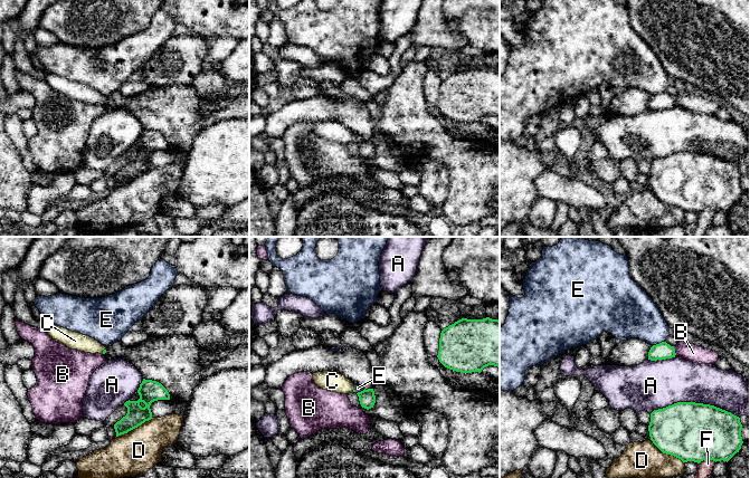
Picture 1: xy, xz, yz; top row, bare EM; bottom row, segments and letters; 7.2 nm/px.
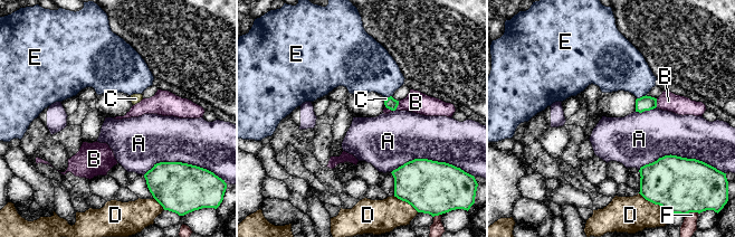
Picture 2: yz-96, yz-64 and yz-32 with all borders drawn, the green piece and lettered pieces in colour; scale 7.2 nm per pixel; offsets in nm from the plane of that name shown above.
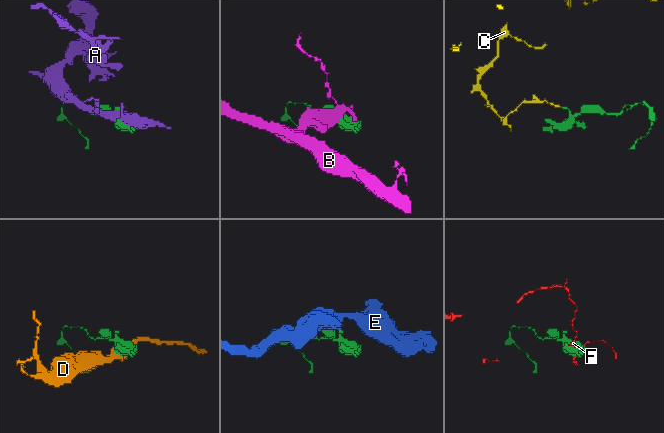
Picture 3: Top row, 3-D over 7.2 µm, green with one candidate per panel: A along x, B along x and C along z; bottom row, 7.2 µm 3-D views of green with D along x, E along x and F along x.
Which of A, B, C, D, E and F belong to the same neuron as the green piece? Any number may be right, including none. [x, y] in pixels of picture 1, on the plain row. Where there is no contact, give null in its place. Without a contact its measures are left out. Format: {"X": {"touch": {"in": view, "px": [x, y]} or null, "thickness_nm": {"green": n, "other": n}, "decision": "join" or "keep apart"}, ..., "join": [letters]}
{"A": {"touch": {"in": "yz", "px": [694, 152]}, "thickness_nm": {"green": 420, "other": 320}, "decision": "keep apart"}, "B": {"touch": {"in": "yz", "px": [674, 101]}, "thickness_nm": {"green": 120, "other": 130}, "decision": "keep apart"}, "C": {"touch": {"in": "xy", "px": [103, 101]}, "thickness_nm": {"green": 20, "other": 130}, "decision": "join"}, "D": {"touch": {"in": "xy", "px": [134, 178]}, "thickness_nm": {"green": 140, "other": 320}, "decision": "keep apart"}, "E": {"touch": {"in": "yz", "px": [657, 94]}, "thickness_nm": {"green": 120, "other": 320}, "decision": "keep apart"}, "F": {"touch": {"in": "yz", "px": [706, 208]}, "thickness_nm": {"green": 420, "other": 110}, "decision": "keep apart"}, "join": ["C"]}

